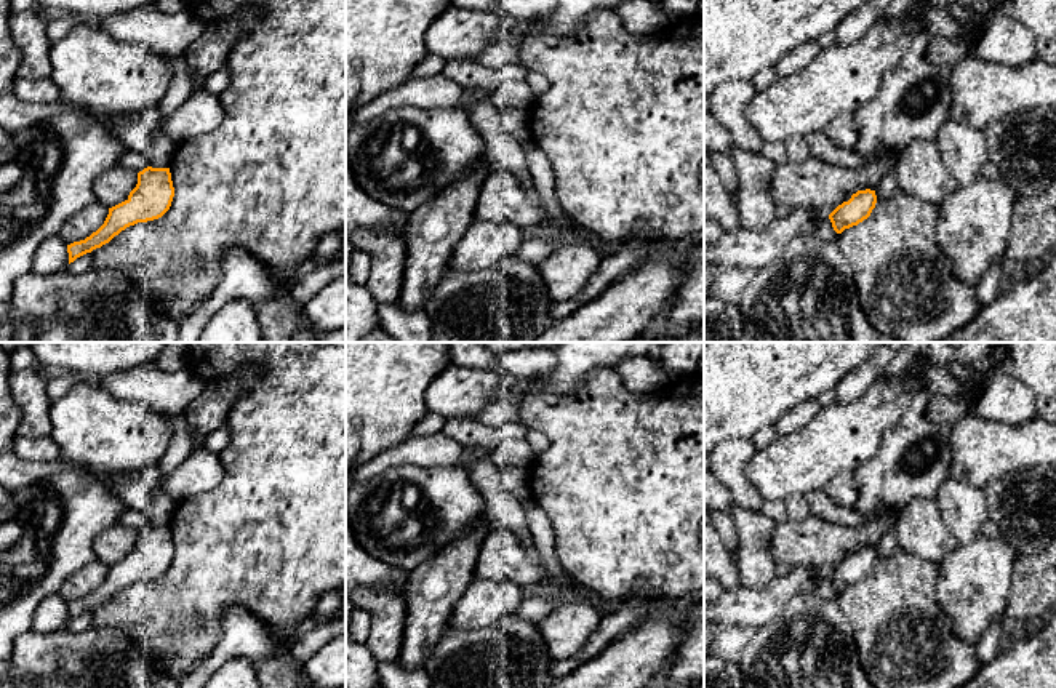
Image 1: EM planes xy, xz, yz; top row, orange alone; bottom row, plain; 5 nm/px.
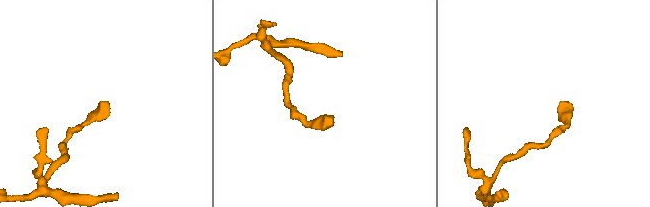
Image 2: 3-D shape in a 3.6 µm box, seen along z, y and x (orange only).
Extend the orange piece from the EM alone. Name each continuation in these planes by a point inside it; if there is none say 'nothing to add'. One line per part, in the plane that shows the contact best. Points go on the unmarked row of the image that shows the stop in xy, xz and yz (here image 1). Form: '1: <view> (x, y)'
nothing to add

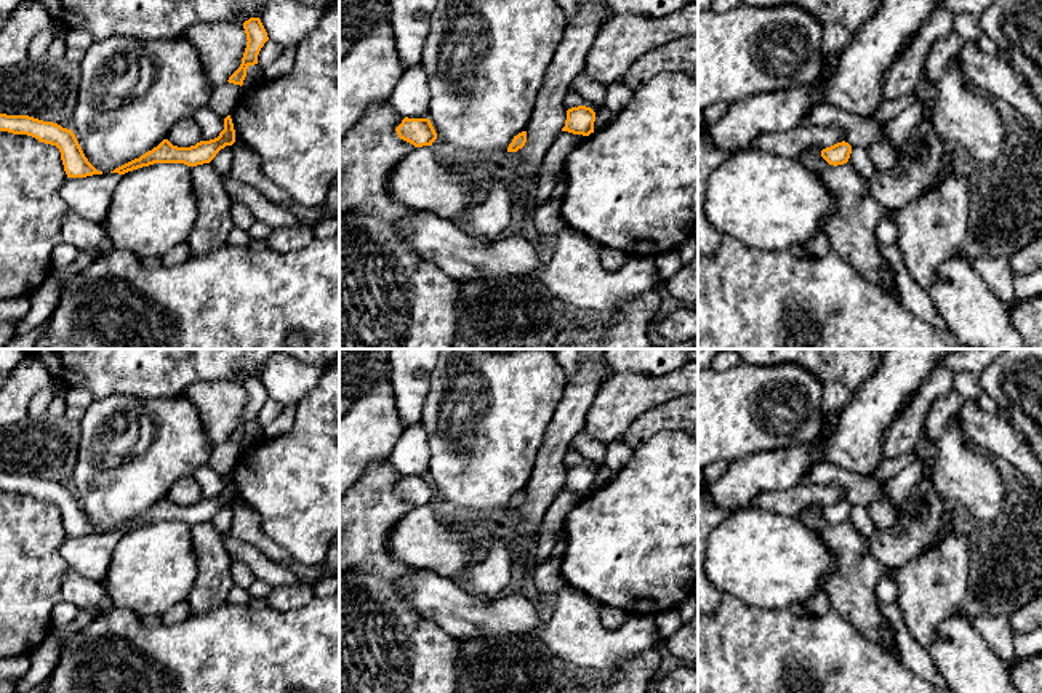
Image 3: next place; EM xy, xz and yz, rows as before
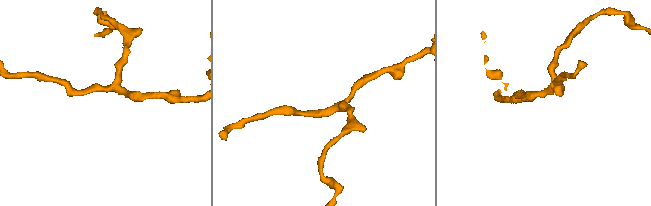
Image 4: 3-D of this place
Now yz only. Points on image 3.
nothing to add

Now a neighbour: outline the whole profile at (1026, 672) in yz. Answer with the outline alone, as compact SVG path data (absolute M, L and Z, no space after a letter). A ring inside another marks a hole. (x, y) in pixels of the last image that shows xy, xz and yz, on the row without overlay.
M1042 653L1018 658L1008 674L1018 693L1042 693Z

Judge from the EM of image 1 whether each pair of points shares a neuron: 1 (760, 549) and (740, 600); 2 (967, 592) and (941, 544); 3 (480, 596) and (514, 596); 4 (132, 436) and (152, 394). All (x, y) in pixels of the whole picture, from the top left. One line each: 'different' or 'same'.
1: different
2: different
3: same
4: different

